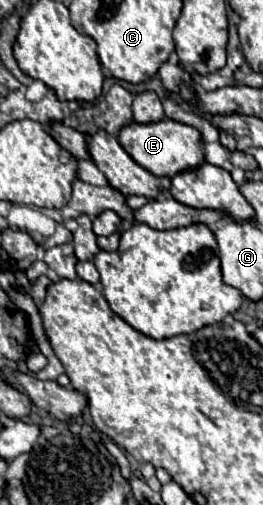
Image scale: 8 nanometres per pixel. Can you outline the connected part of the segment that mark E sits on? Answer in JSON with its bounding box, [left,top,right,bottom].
[119,119,205,177]

